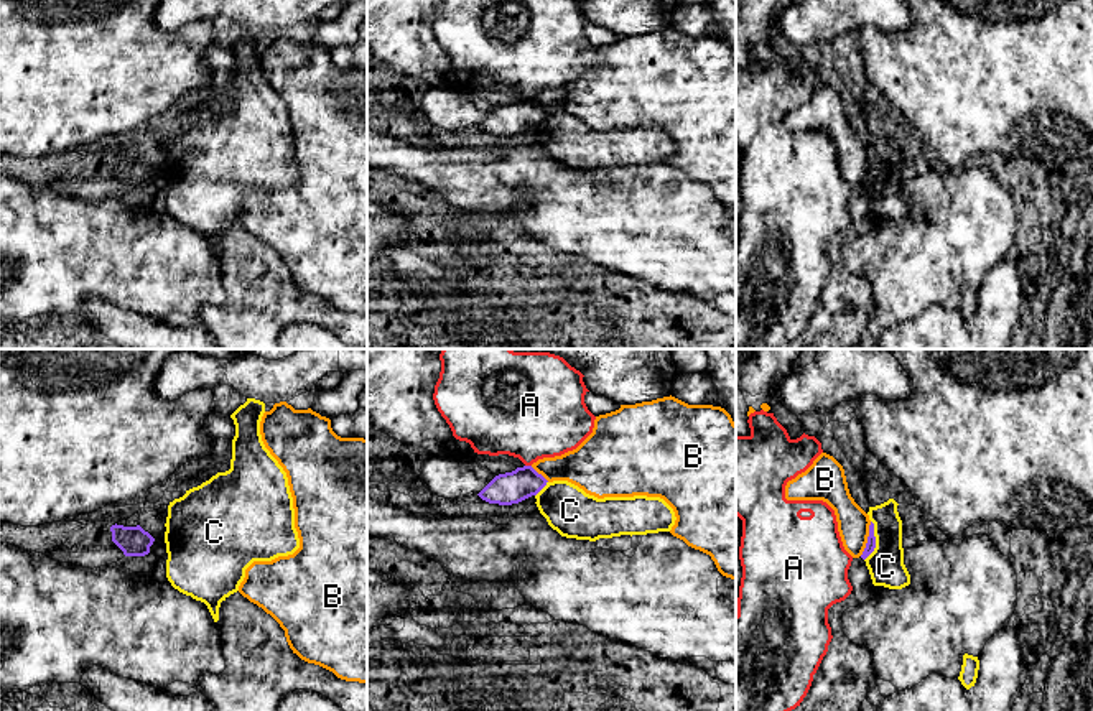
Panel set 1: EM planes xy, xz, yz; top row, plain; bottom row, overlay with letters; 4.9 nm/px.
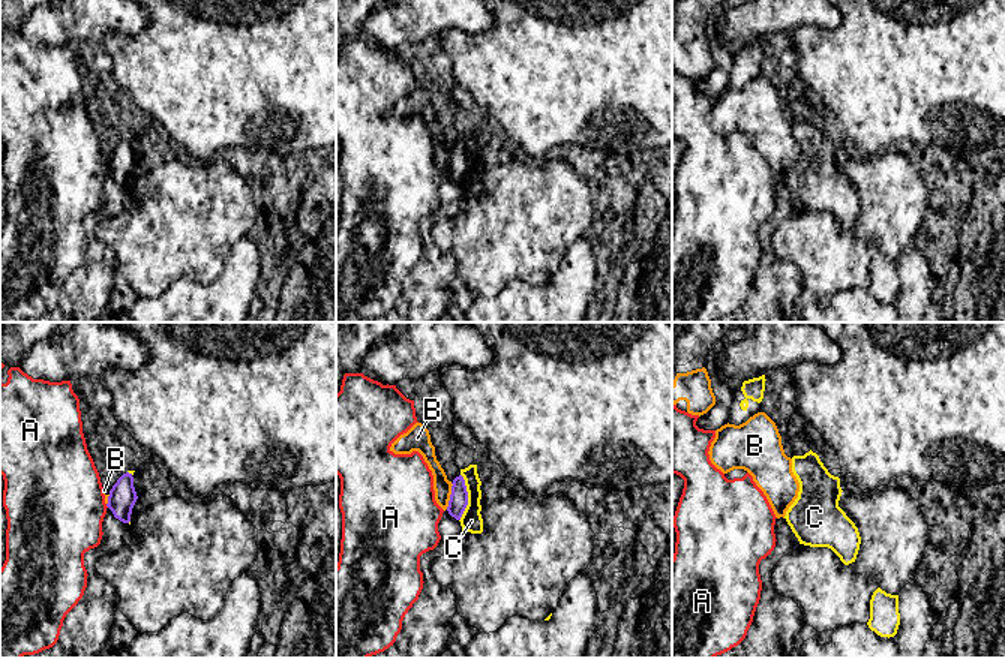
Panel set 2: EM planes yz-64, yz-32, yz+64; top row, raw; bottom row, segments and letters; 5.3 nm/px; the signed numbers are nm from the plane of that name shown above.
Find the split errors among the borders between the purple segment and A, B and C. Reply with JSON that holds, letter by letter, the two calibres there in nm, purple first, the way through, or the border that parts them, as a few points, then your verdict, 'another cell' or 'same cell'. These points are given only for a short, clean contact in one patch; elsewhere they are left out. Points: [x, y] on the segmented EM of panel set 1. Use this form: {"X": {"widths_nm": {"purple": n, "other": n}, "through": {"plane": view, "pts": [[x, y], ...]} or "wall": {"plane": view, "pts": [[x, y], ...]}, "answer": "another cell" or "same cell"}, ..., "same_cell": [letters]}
{"A": {"widths_nm": {"purple": 160, "other": 440}, "answer": "another cell"}, "B": {"widths_nm": {"purple": 50, "other": 160}, "wall": {"plane": "yz", "pts": [[871, 522], [866, 547], [860, 555]]}, "answer": "another cell"}, "C": {"widths_nm": {"purple": 50, "other": 180}, "wall": {"plane": "yz", "pts": [[871, 520], [874, 550], [865, 560]]}, "answer": "another cell"}, "same_cell": []}

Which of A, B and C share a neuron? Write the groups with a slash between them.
A / B / C

